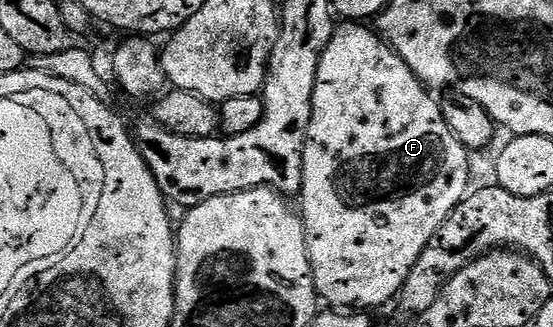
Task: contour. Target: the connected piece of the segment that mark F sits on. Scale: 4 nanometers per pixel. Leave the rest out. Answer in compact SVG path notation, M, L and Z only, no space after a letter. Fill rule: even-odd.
M342 23L335 28L328 47L320 55L320 67L316 67L316 83L312 95L312 119L308 123L306 142L302 148L302 209L300 216L304 235L306 236L306 254L310 260L310 270L314 280L314 290L319 298L326 301L327 306L337 307L342 311L371 311L385 301L393 302L397 298L402 285L408 279L408 271L420 259L424 247L428 247L430 240L440 231L440 227L450 217L456 206L465 201L470 185L470 157L471 154L452 135L448 123L442 114L442 106L436 100L435 94L421 79L414 74L400 59L400 55L392 46L382 40L381 36L366 23Z

